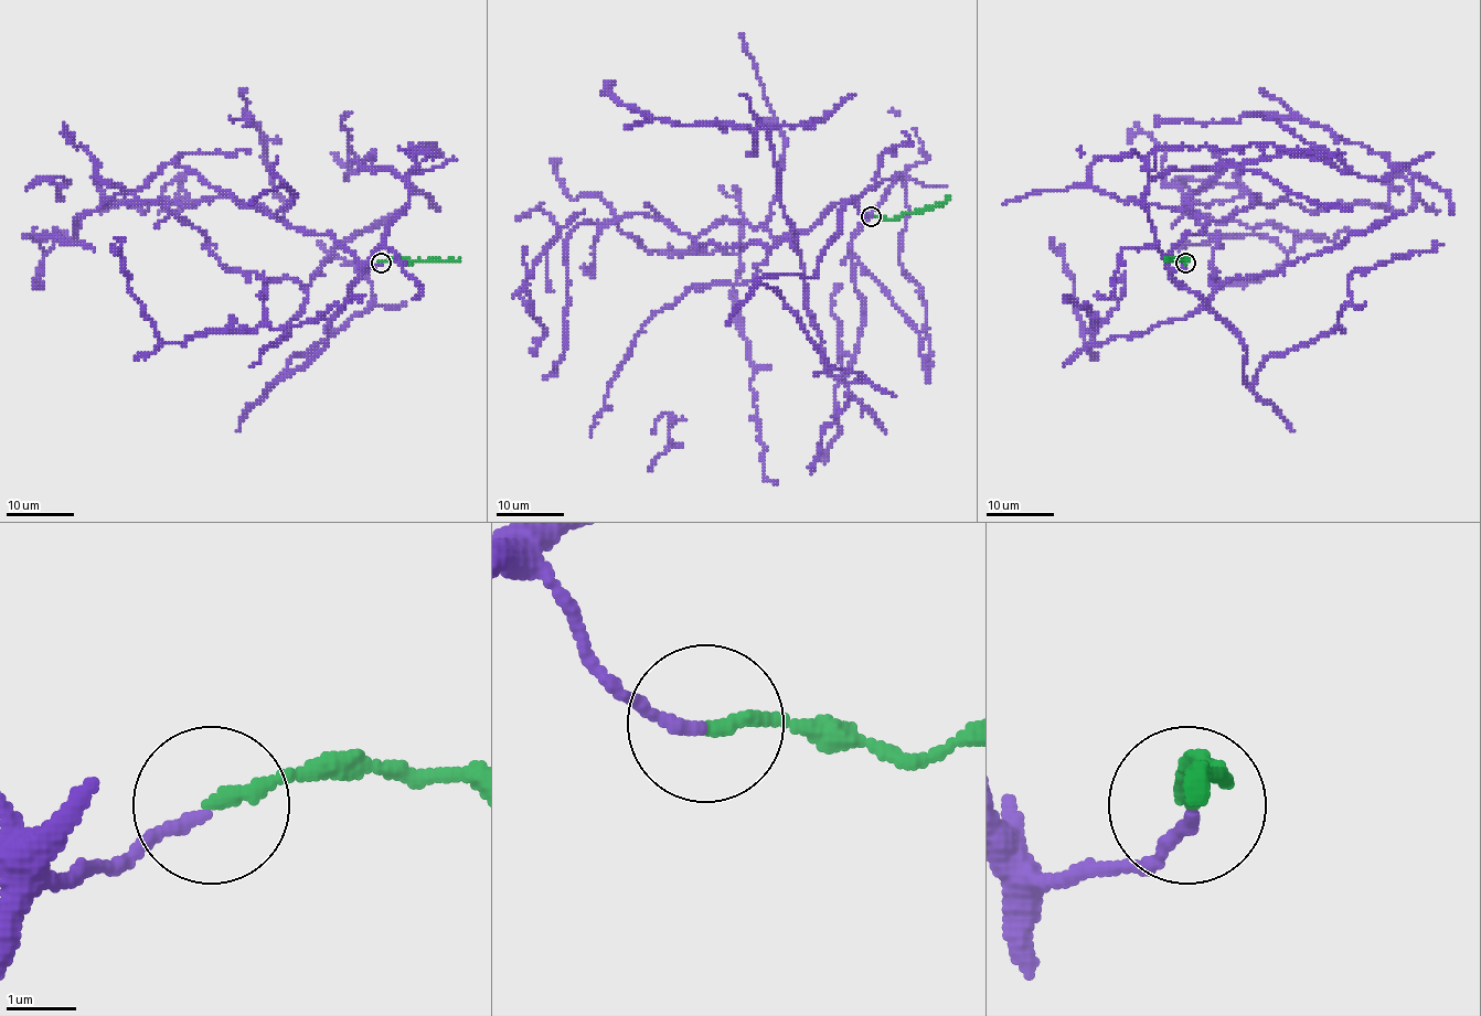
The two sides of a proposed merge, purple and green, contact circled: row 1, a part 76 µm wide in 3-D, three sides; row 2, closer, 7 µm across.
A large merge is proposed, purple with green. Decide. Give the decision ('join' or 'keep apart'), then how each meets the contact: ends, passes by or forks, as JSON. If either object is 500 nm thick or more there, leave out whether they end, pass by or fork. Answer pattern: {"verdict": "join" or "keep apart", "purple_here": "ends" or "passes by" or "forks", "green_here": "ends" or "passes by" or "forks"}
{"verdict": "join", "purple_here": "ends", "green_here": "ends"}

